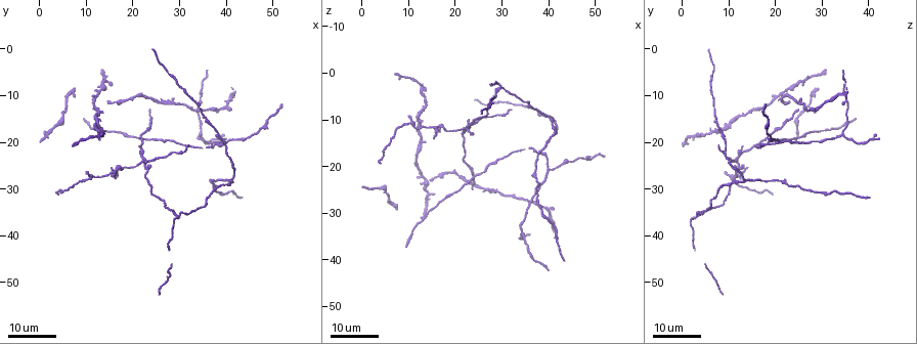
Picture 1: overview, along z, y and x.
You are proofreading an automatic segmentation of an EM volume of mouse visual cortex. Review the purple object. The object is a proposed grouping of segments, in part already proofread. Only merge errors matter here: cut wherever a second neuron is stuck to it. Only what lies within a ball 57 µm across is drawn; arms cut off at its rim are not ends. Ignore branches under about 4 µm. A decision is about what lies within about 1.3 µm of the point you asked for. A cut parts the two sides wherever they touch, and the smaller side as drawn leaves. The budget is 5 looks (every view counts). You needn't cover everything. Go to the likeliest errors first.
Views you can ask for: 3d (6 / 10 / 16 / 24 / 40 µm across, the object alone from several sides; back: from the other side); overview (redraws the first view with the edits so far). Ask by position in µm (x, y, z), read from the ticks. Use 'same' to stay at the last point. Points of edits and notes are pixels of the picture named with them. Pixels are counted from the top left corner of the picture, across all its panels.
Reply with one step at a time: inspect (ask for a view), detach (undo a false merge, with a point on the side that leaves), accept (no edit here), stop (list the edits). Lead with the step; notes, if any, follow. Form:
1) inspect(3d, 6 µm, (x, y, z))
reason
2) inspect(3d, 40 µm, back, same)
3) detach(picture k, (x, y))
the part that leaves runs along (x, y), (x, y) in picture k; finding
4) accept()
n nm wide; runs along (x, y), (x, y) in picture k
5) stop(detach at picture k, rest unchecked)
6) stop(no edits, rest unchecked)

inspect(3d, 24 µm, (40.0, 20.0, 21.0))
branch point

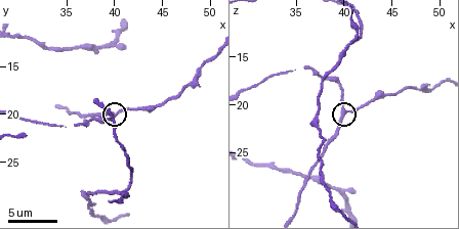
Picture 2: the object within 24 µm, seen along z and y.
inspect(3d, 6 µm, same)

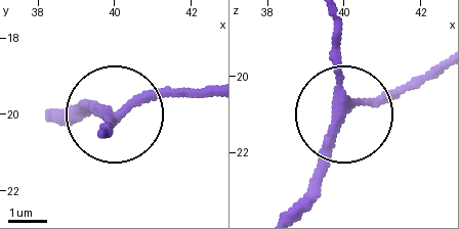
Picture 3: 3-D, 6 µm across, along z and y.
accept()
240 nm wide; runs along (100, 134), (136, 104), (192, 88) in picture 3; all the same neuron

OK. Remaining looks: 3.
inspect(3d, 16 µm, (30.0, 35.5, 3.0))
side arm on a straight run

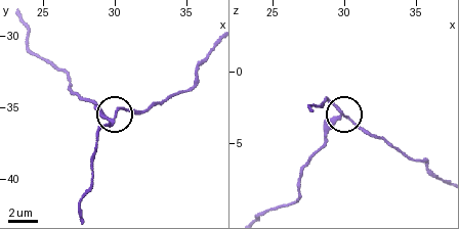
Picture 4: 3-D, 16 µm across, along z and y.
inspect(3d, 10 µm, (29.8, 35.8, 3.0))

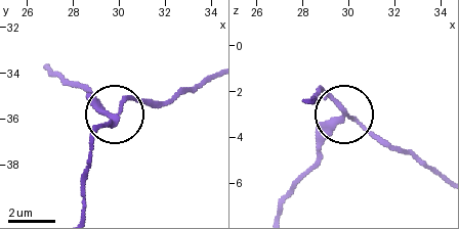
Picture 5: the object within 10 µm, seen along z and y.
detach(picture 5, (90, 93))
the part that leaves runs along (113, 116), (50, 67) in picture 5; two neurons meet here

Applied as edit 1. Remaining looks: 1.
stop(detach at picture 5, rest unchecked)

